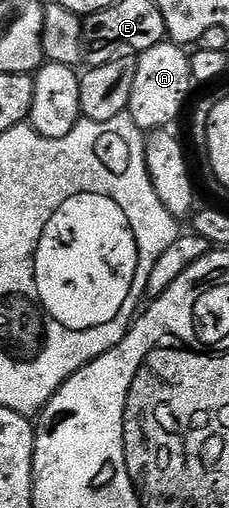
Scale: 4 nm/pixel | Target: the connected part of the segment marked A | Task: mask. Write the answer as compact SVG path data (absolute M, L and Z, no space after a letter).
M166 39L155 47L143 51L137 57L135 71L135 87L131 87L131 99L127 116L143 131L161 131L176 119L189 97L189 92L195 89L191 75L190 54L180 45L174 45Z

